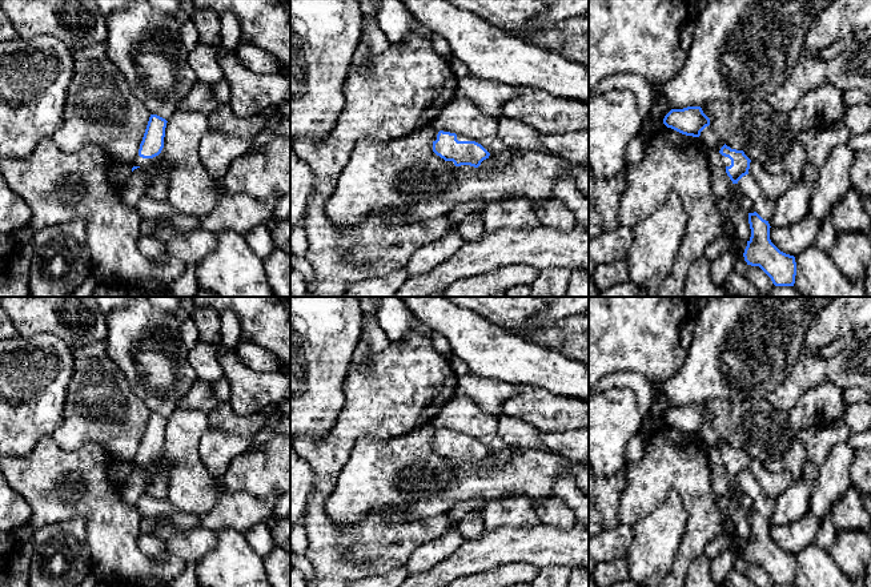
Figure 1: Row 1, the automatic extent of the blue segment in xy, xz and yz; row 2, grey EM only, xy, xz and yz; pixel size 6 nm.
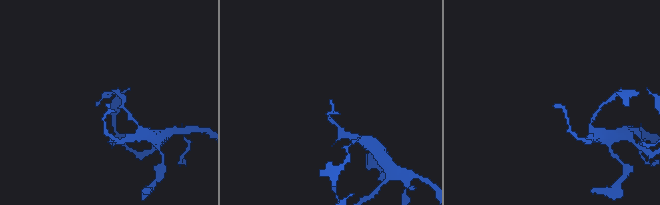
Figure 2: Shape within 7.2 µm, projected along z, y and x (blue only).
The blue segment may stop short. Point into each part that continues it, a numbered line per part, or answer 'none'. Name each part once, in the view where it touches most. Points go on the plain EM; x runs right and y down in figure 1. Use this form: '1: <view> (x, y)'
1: xy (139, 459)

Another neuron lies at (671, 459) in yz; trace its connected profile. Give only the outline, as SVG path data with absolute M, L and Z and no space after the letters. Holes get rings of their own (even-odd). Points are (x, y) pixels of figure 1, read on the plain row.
M671 426L646 433L643 455L638 462L626 462L625 491L619 498L619 520L634 527L661 506L670 491L675 490L687 511L686 530L673 567L659 587L685 587L691 563L705 555L707 544L718 535L727 535L723 524L728 516L718 506L718 495L711 489L711 474L699 435L682 433Z

